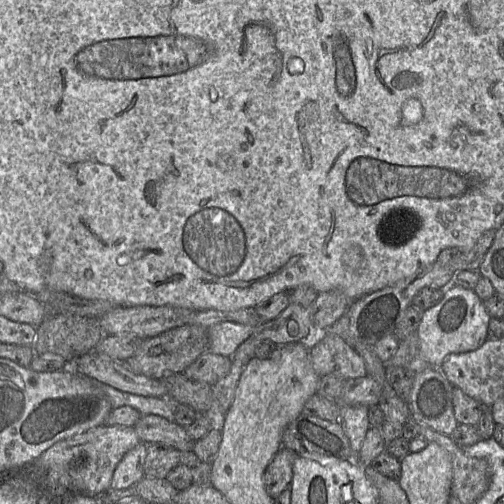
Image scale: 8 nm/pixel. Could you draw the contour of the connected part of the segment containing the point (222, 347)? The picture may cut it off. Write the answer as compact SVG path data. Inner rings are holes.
M232 321L214 324L208 328L208 350L214 354L231 357L254 330L252 326Z

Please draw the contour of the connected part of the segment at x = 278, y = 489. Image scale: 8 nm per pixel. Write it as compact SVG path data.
M281 447L266 467L265 489L273 499L277 498L291 484L293 463L297 456L295 451Z

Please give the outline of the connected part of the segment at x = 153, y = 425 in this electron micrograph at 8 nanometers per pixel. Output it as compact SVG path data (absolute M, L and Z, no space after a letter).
M157 415L142 416L134 425L141 442L162 443L180 452L193 451L194 443L186 429Z

